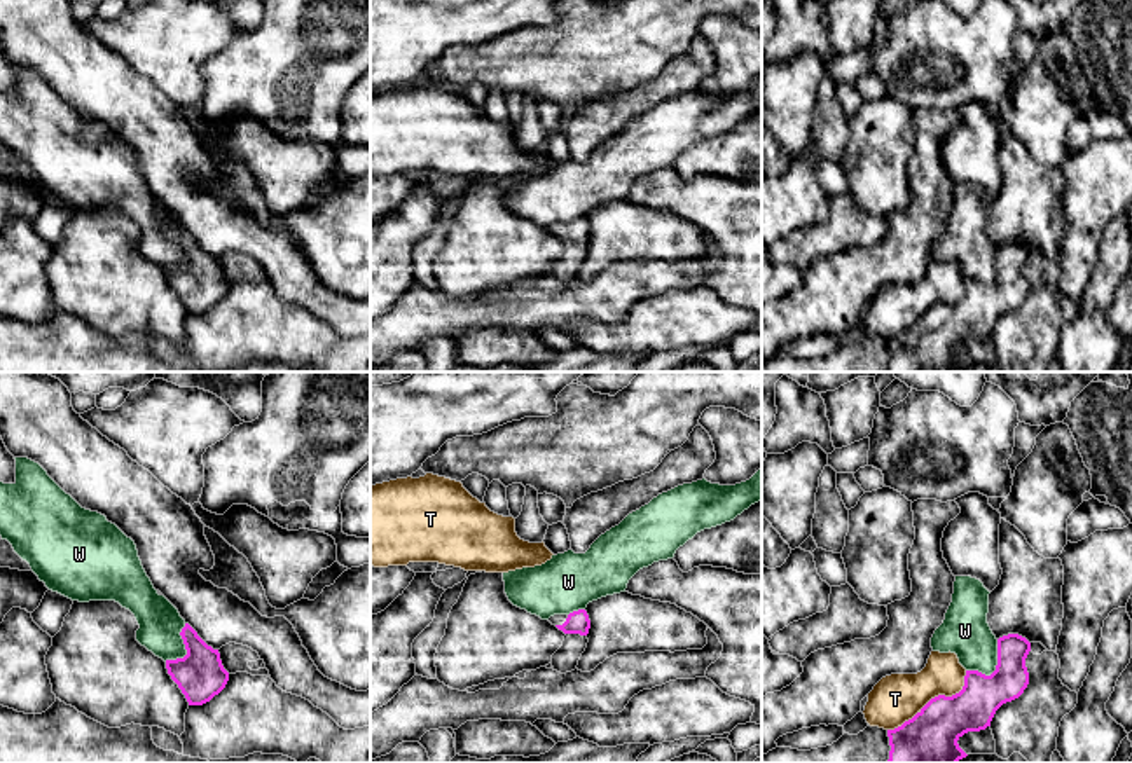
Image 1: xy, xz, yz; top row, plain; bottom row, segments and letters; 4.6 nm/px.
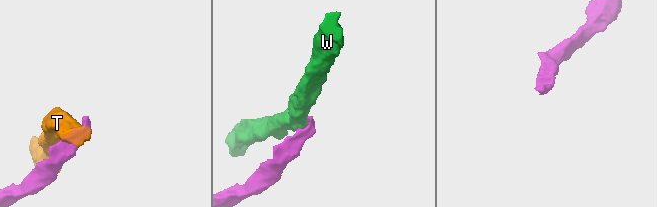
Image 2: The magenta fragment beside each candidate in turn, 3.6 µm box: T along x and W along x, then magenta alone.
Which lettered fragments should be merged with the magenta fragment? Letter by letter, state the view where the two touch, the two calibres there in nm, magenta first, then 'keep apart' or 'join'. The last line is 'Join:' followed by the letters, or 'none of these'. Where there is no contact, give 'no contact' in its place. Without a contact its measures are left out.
T: yz | 320/220 nm | keep apart
W: yz | 200/220 nm | keep apart
Join: none of these

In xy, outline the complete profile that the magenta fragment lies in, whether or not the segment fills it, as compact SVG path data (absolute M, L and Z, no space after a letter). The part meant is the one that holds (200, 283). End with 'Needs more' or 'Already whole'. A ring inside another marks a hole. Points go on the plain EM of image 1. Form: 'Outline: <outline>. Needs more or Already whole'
Outline: M189 232L180 244L187 264L166 269L166 278L189 314L203 314L225 297L229 281L222 274L218 258L208 255Z. Already whole

